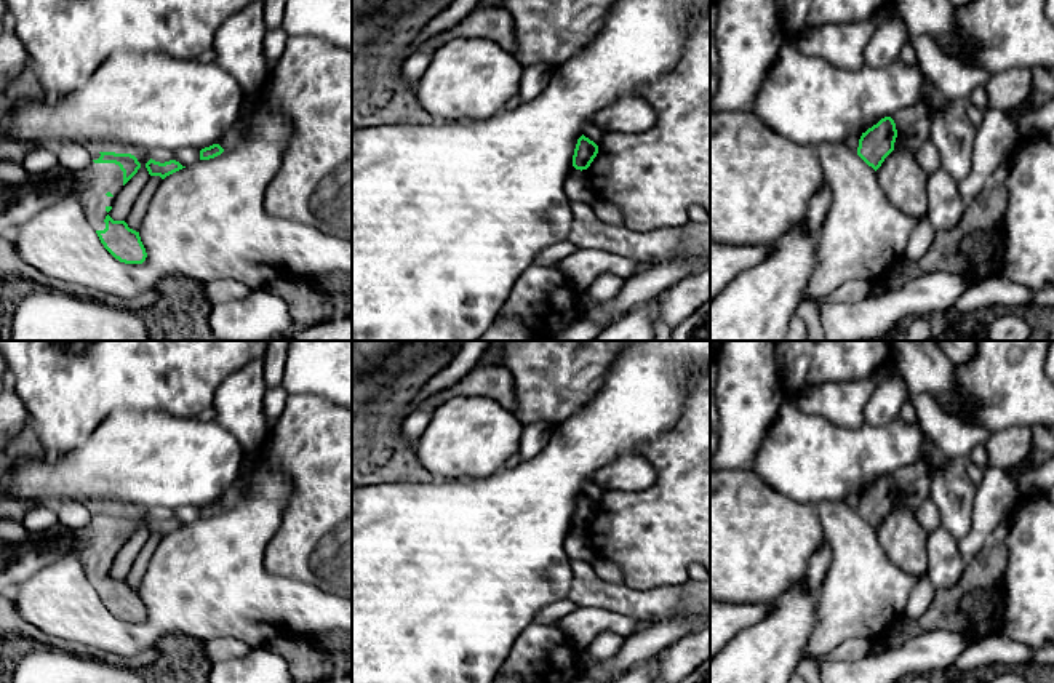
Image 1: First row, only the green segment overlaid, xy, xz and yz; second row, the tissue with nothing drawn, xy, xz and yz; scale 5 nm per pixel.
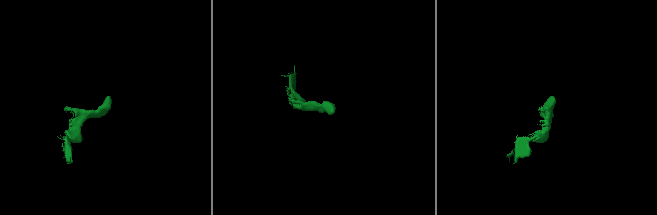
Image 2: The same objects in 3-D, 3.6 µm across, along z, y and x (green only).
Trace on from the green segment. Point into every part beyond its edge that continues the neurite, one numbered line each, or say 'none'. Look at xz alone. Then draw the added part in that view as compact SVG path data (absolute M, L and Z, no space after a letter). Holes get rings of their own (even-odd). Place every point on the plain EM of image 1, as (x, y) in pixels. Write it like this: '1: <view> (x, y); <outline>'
none

